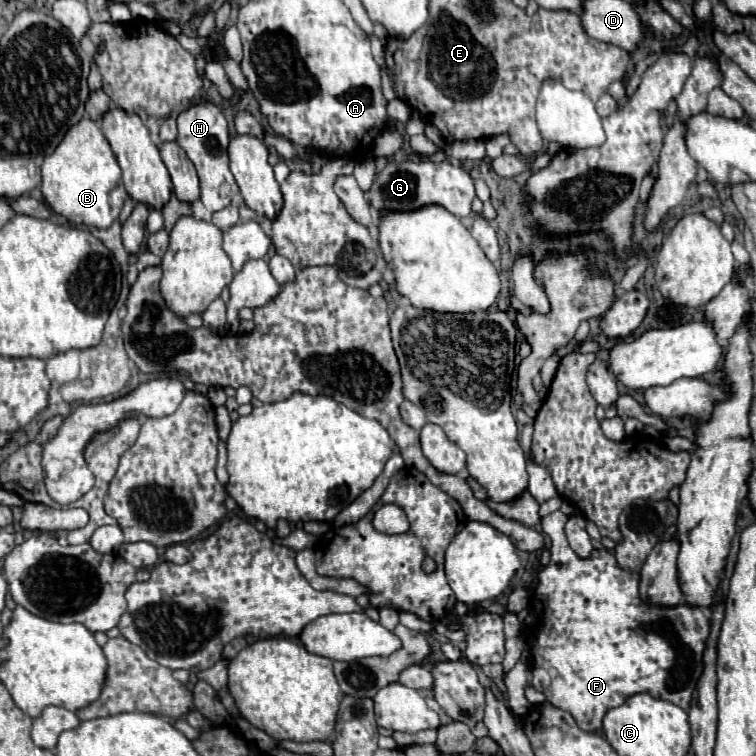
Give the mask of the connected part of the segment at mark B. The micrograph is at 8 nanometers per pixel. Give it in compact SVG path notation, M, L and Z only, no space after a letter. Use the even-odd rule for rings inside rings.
M82 118L66 132L60 146L42 164L40 190L46 204L70 224L110 228L110 224L120 216L128 194L122 188L122 170L118 160L98 122Z

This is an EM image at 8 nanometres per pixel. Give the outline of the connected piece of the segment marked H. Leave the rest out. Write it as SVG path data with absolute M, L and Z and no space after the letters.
M196 104L178 116L178 144L184 148L188 158L194 162L200 178L200 200L210 212L226 208L238 194L238 186L228 168L228 122L220 108L214 104Z

